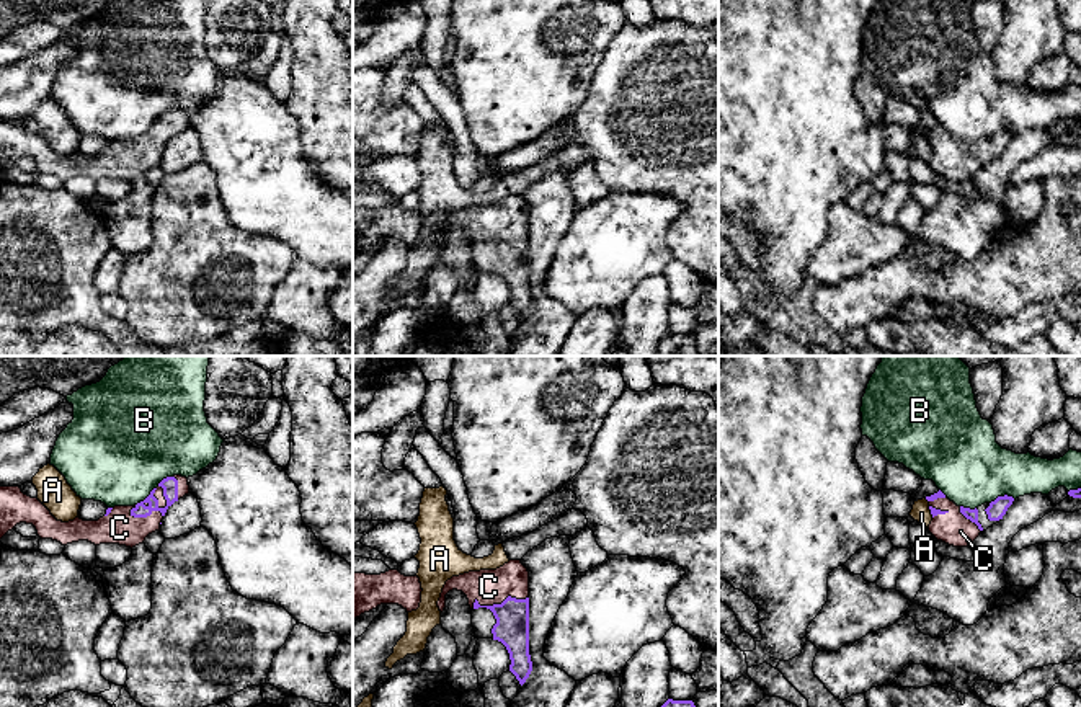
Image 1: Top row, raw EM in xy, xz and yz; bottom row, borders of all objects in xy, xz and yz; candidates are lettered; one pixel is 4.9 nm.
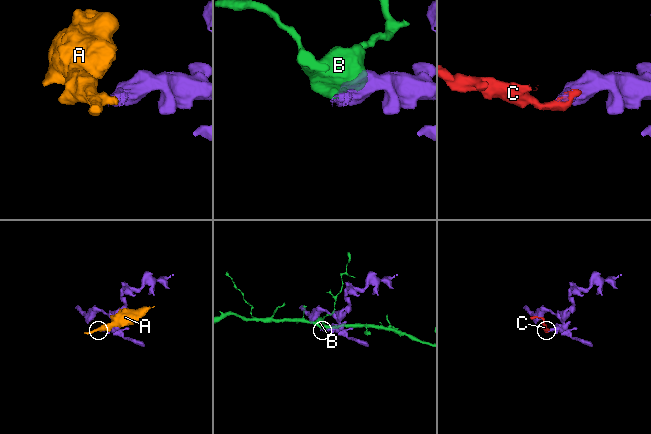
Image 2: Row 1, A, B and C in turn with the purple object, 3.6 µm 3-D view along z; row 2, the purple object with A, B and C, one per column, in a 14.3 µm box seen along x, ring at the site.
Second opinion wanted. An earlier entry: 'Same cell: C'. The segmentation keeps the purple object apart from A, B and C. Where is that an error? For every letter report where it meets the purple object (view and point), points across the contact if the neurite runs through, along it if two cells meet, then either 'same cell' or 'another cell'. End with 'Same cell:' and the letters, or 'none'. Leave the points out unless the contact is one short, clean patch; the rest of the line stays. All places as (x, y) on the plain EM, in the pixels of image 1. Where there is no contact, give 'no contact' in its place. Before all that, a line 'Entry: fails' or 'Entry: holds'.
Entry: holds
A: yz (931, 146) | along yz (928, 141), (933, 151) | another cell
B: xy (154, 123) | another cell
C: xy (155, 144) | across xy (170, 118), (165, 139), (155, 144), (136, 157), (120, 162) | same cell
Same cell: C

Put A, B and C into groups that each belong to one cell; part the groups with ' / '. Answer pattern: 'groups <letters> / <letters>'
groups A / B / C

